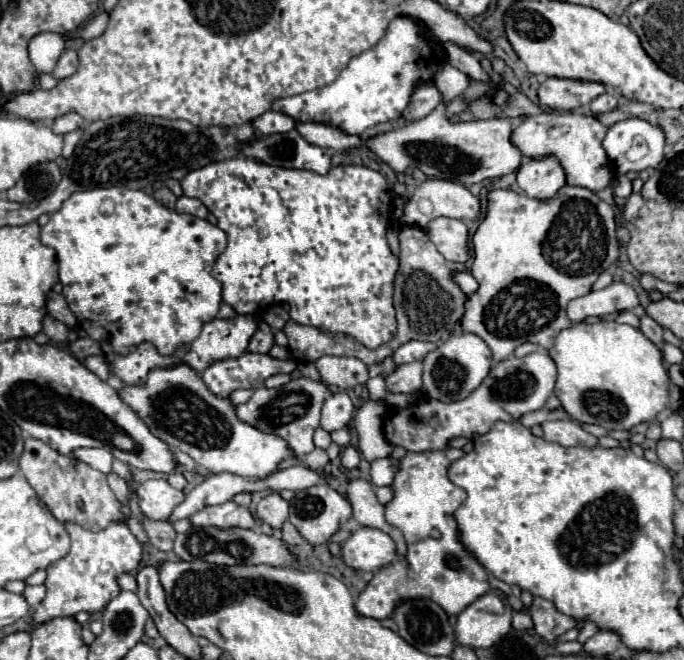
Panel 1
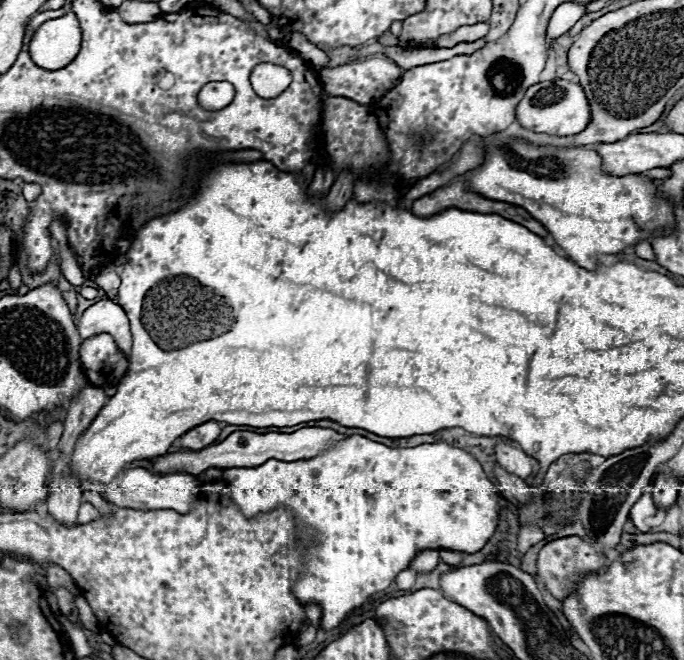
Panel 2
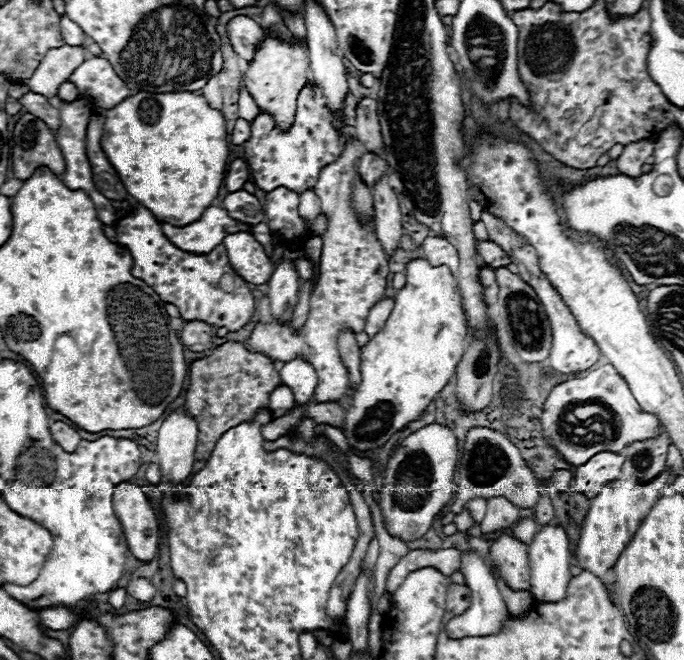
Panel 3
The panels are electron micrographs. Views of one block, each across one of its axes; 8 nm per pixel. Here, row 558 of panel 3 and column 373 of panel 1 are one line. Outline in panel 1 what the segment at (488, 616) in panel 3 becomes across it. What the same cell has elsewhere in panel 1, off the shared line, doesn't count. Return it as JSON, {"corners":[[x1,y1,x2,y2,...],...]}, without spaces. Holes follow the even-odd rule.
{"corners":[[392,458,374,460,374,462,372,462,372,470,370,470,372,484,374,484,374,486,390,486,392,480,394,480,396,470,398,470,398,462,392,460]]}

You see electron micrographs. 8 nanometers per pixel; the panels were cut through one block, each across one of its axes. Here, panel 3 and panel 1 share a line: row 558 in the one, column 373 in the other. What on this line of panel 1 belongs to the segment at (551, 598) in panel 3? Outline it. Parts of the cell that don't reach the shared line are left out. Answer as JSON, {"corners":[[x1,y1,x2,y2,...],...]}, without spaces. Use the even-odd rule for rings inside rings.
{"corners":[[362,526,342,542,342,560,354,570,372,572,396,560,396,544,382,530]]}

